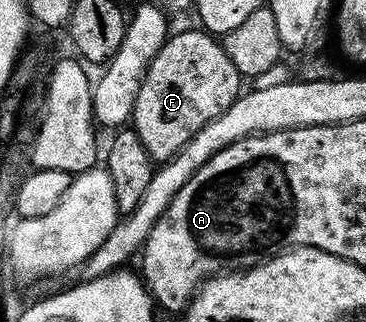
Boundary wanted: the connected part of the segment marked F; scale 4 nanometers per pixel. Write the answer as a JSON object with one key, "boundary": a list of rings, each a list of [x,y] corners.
{"boundary":[[[203,30],[180,31],[177,35],[167,36],[162,49],[148,63],[148,71],[140,83],[138,97],[134,101],[134,109],[130,125],[142,137],[142,145],[146,145],[146,153],[150,153],[153,164],[159,165],[172,159],[185,145],[210,121],[214,121],[242,94],[242,76],[234,69],[234,61],[226,57],[224,44],[217,36]]]}

